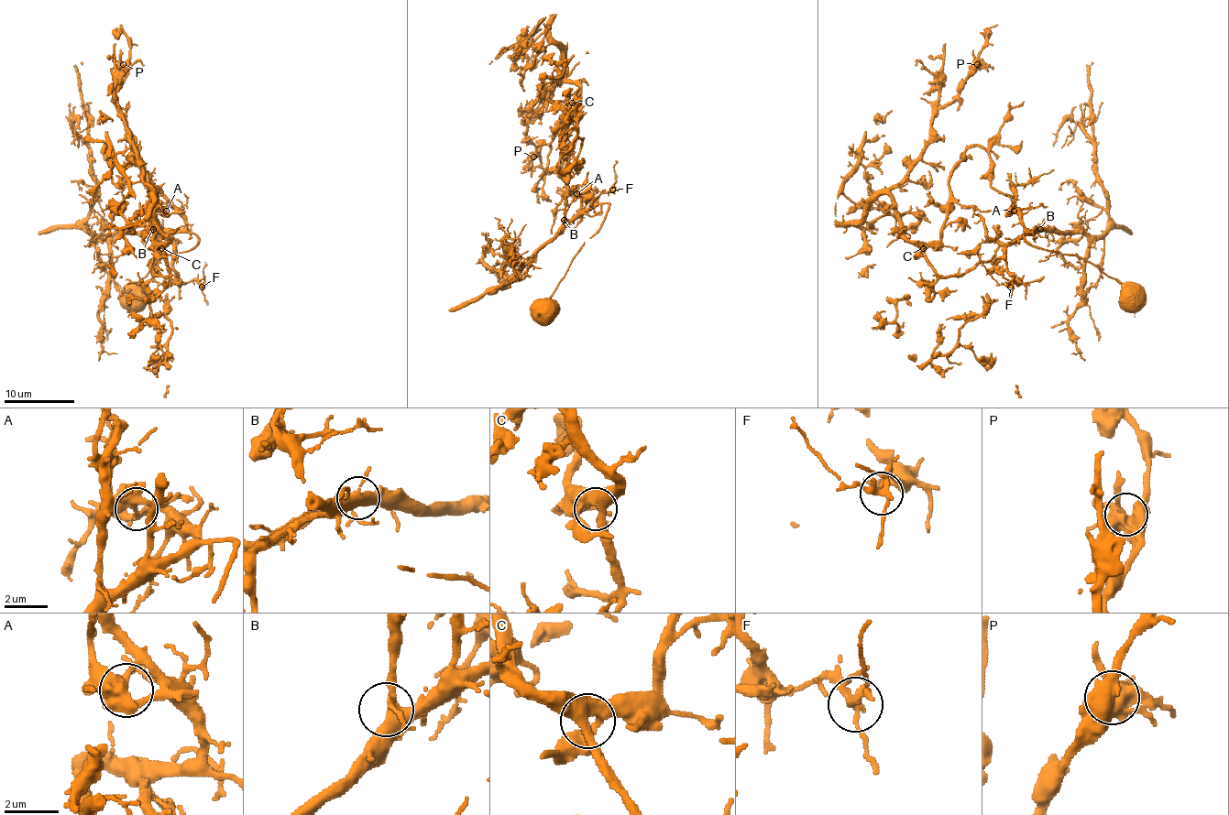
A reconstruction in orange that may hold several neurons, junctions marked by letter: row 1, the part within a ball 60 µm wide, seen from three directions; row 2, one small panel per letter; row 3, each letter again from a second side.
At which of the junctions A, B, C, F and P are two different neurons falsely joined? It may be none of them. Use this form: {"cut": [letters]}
{"cut": ["A"]}

